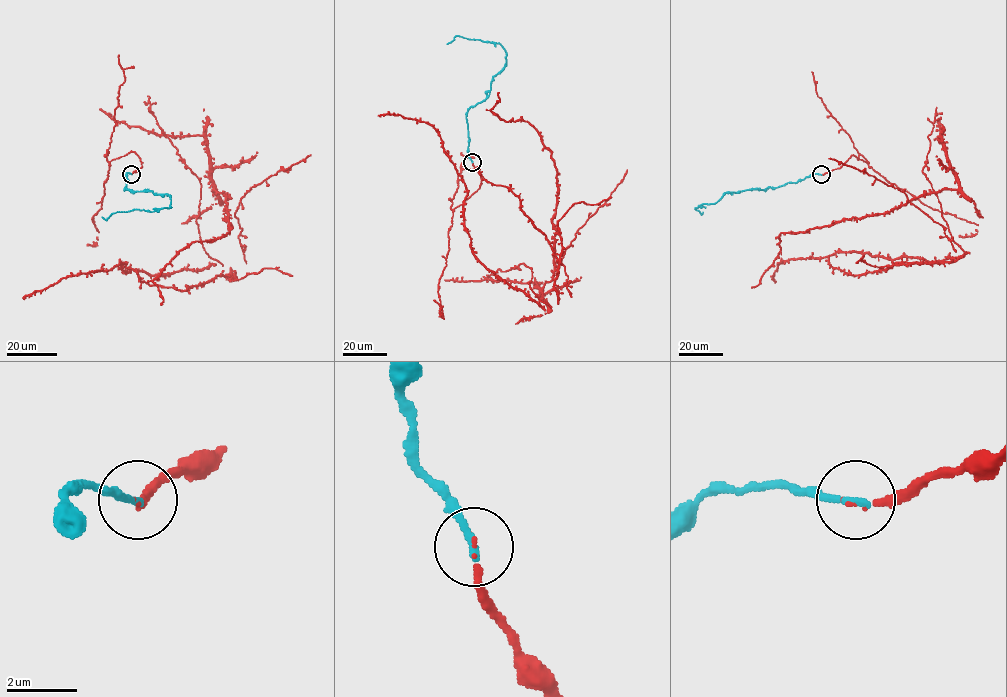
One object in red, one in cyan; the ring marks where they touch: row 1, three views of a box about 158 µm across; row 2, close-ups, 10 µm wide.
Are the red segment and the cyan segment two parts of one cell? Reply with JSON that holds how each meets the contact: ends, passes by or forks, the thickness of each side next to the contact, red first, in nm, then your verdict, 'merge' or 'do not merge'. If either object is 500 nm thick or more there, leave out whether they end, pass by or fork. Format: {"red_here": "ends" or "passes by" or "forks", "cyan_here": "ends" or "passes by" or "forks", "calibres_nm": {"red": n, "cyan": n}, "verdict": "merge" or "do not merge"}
{"red_here": "ends", "cyan_here": "ends", "calibres_nm": {"red": 150, "cyan": 240}, "verdict": "merge"}

